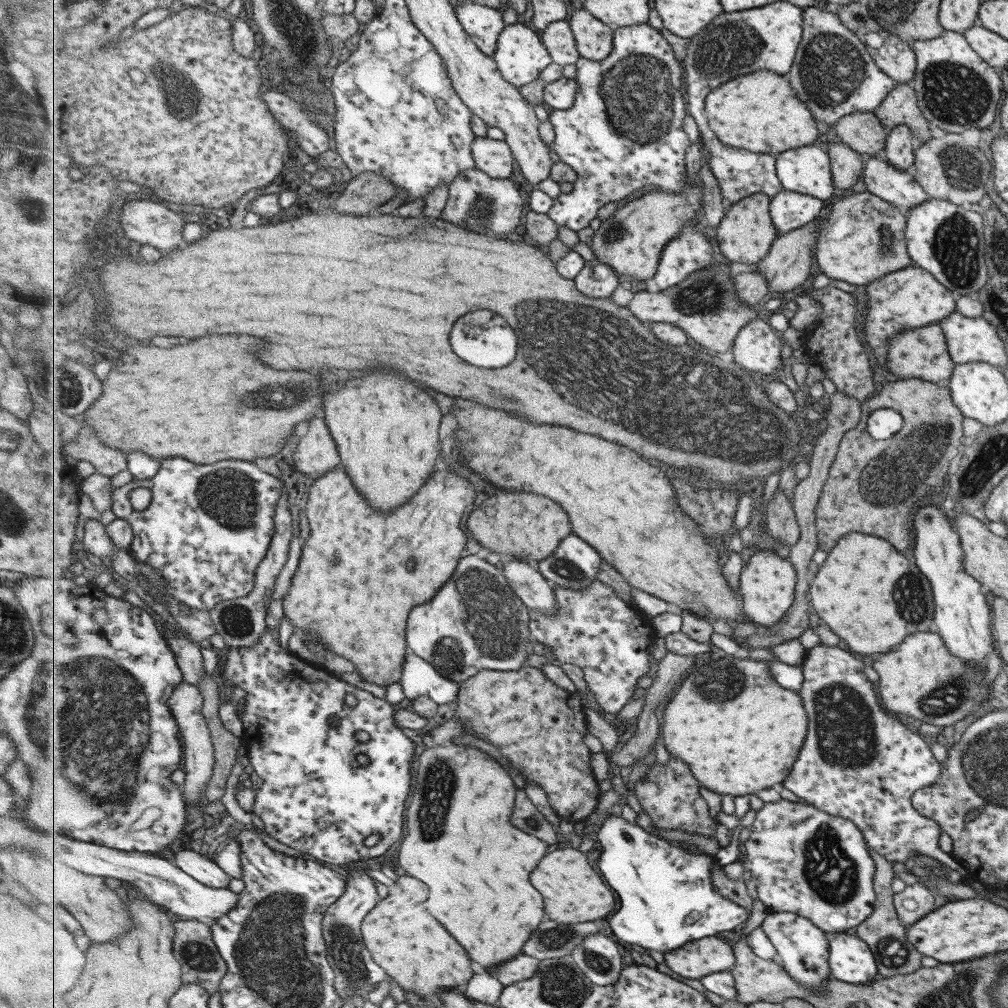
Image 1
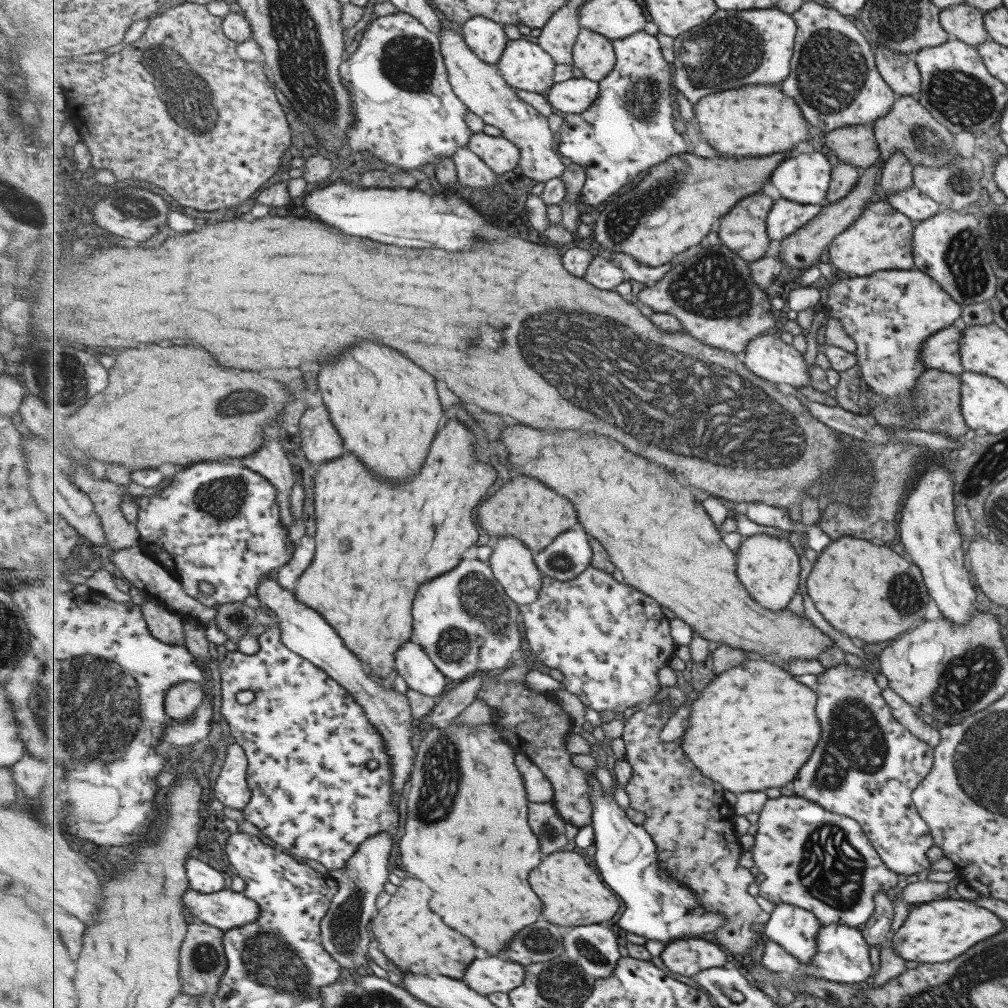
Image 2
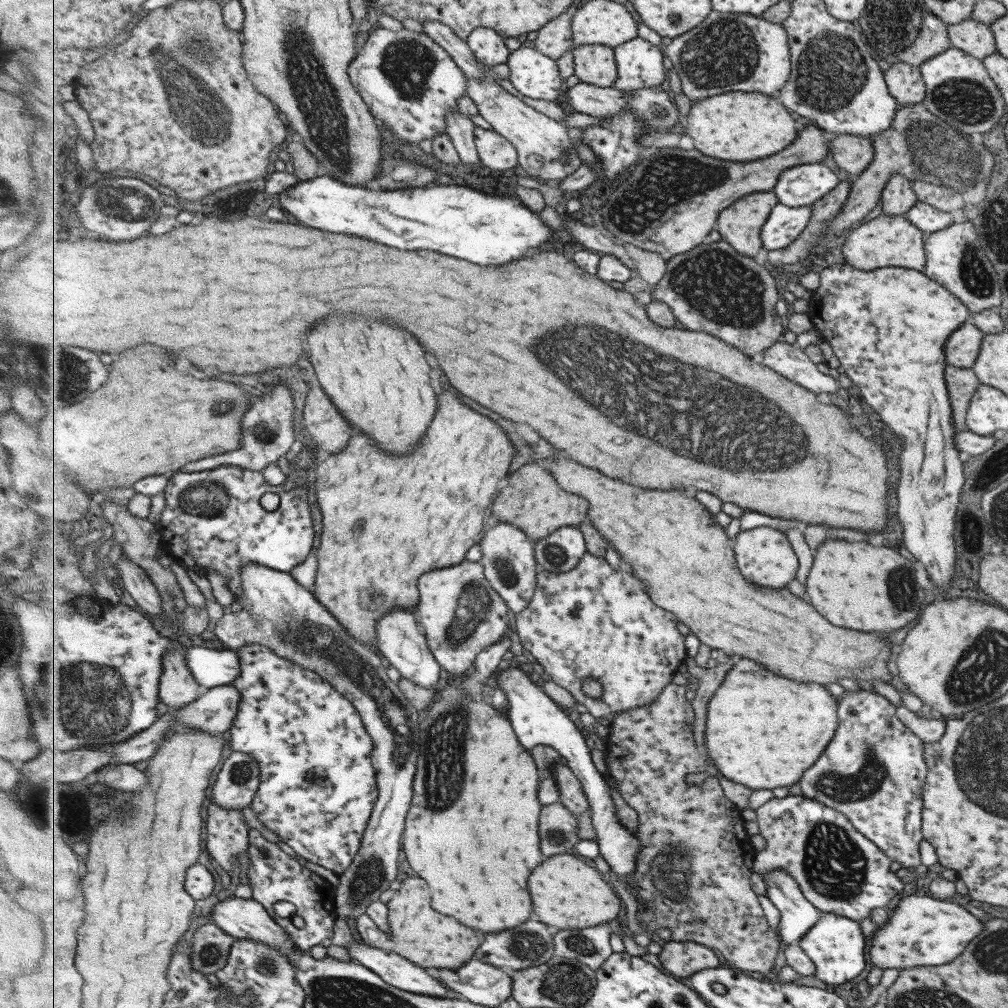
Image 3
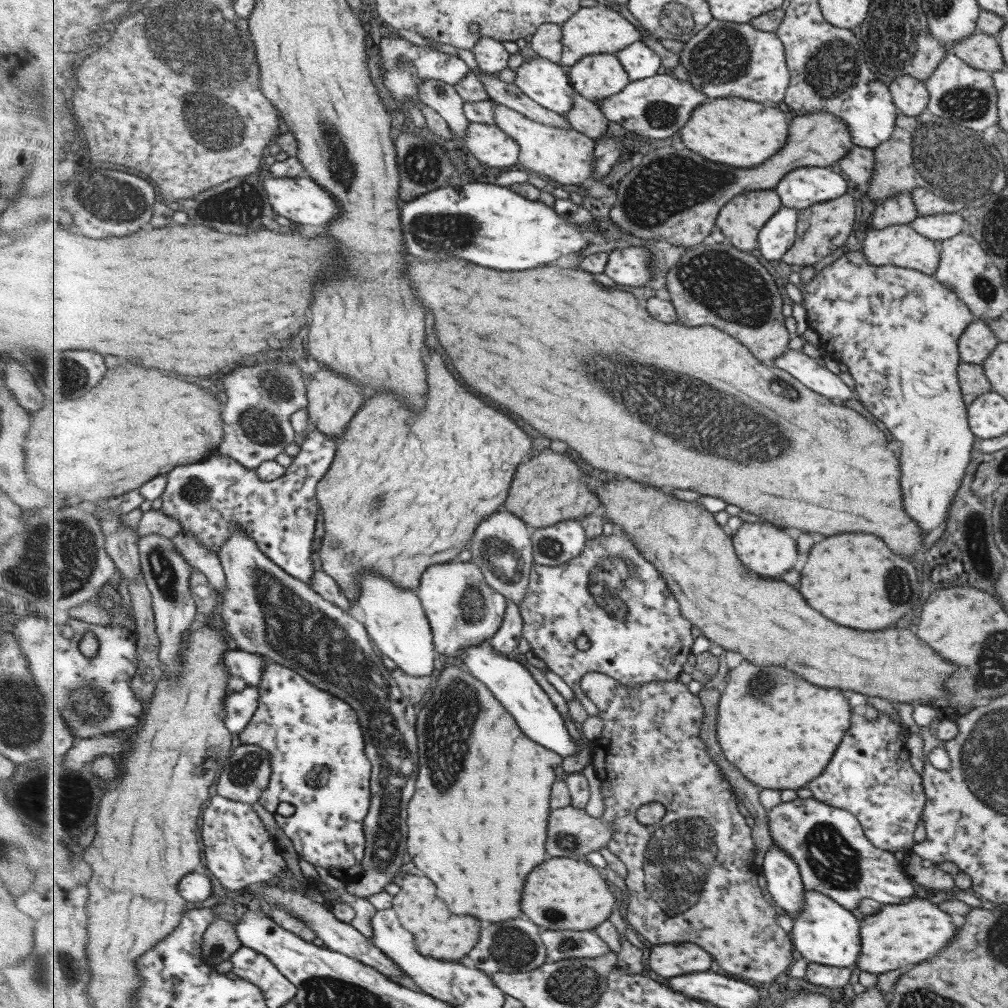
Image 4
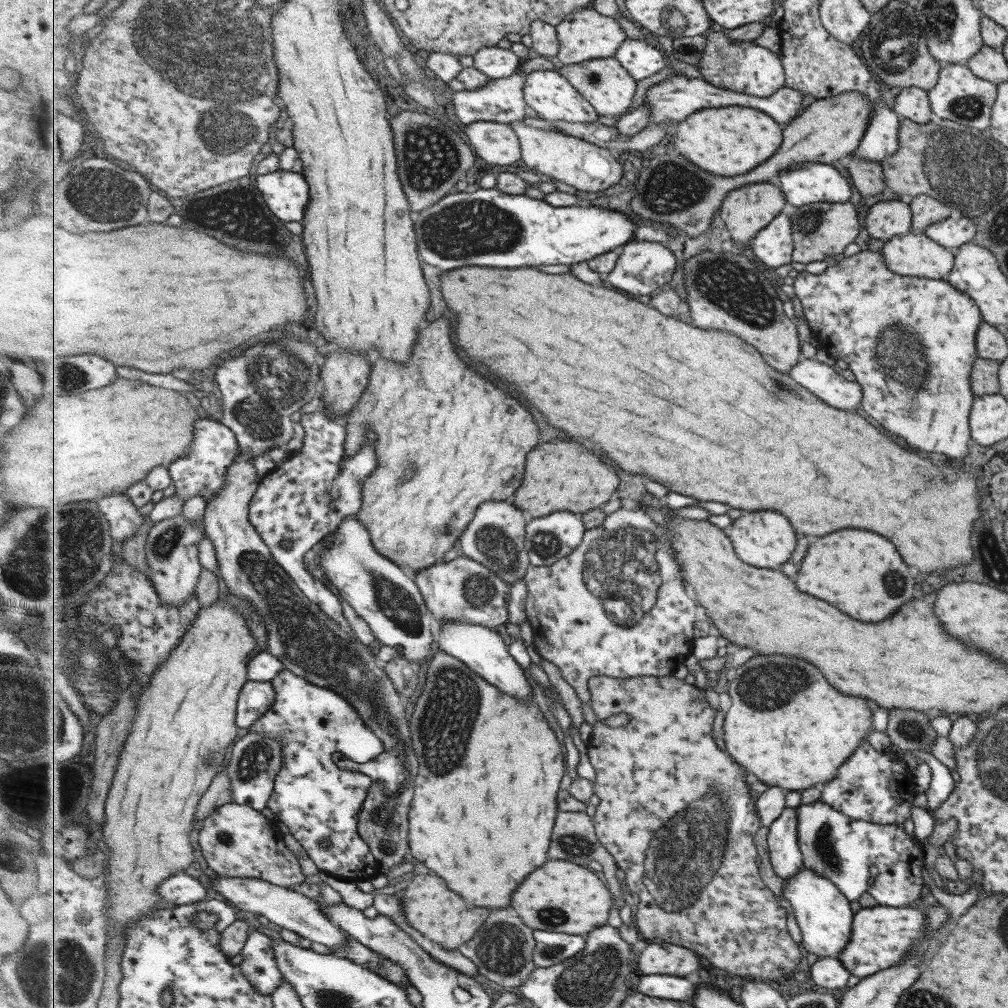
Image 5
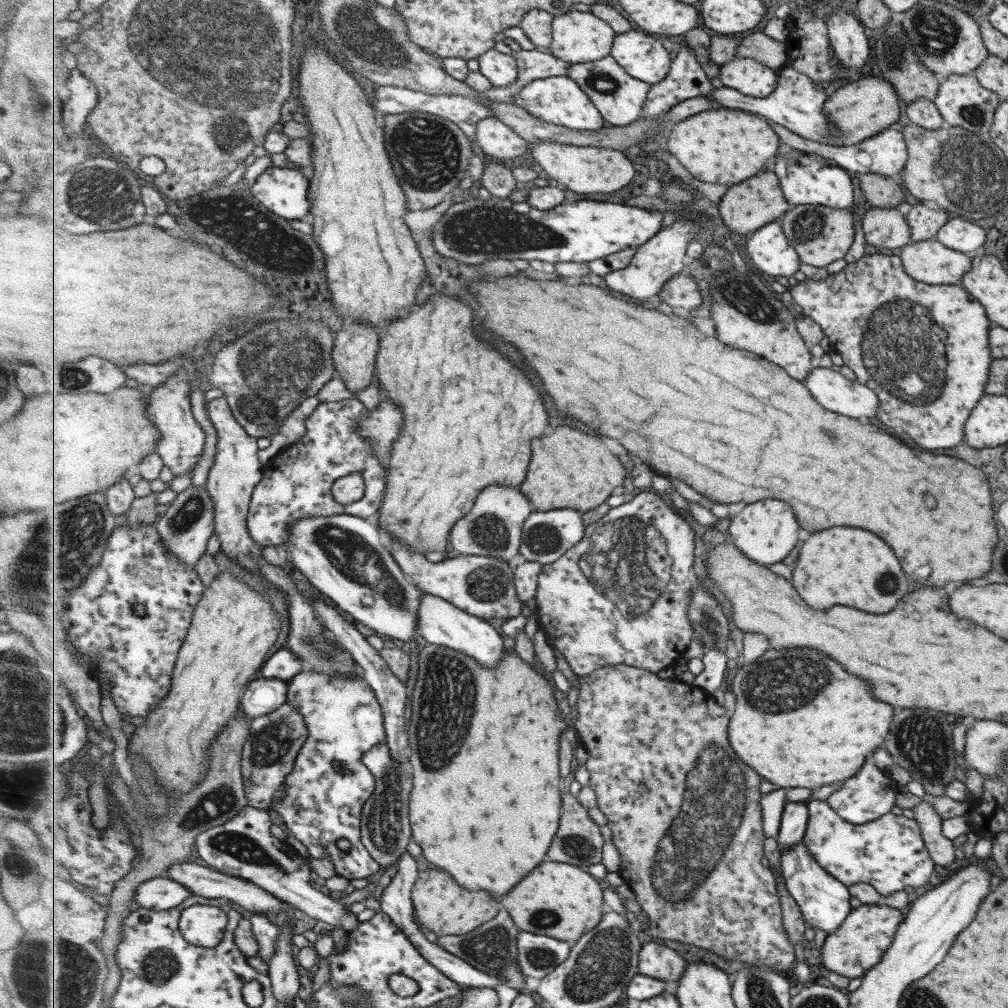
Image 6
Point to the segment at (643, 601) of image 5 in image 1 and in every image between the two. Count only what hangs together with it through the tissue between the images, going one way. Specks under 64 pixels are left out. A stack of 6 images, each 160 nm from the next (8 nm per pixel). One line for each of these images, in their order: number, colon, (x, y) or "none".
1: (597, 630)
2: (609, 640)
3: (595, 621)
4: (612, 593)

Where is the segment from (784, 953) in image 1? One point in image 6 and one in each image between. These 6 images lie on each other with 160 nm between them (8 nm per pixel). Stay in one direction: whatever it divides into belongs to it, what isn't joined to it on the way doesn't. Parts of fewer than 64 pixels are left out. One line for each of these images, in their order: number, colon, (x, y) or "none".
2: (793, 927)
3: (797, 913)
4: (784, 879)
5: (786, 856)
6: (796, 815)

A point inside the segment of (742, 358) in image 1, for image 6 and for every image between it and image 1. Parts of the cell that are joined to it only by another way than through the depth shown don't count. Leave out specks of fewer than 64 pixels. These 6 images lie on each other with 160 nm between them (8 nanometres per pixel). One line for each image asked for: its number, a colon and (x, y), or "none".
2: (768, 356)
3: (787, 359)
4: (797, 363)
5: (827, 385)
6: (839, 395)

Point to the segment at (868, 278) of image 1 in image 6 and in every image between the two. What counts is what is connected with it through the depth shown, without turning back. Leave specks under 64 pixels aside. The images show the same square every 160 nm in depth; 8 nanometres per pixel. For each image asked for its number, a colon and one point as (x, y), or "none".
2: (879, 238)
3: (885, 241)
4: (899, 245)
5: (913, 255)
6: (928, 261)

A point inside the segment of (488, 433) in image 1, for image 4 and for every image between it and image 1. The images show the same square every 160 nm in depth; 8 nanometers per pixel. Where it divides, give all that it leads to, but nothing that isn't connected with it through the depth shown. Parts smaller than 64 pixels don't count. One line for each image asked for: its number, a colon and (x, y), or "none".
2: (661, 538)
3: (668, 538)
4: (766, 619)

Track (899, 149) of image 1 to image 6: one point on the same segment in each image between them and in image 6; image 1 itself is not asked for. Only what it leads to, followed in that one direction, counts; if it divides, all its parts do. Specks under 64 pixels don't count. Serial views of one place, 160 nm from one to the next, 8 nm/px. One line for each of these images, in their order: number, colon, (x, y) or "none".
2: (896, 174)
3: (897, 197)
4: (899, 209)
5: (884, 220)
6: (883, 228)

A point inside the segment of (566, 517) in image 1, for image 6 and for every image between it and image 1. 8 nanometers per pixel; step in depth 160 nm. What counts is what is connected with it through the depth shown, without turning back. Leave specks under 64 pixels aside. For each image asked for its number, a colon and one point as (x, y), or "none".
2: (526, 508)
3: (534, 500)
4: (547, 490)
5: (561, 476)
6: (570, 468)

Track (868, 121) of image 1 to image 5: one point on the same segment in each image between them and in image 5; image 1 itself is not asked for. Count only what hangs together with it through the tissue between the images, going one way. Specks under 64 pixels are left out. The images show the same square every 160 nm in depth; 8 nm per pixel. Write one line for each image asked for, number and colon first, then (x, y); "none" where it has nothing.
2: (855, 145)
3: (852, 154)
4: (858, 164)
5: (867, 176)

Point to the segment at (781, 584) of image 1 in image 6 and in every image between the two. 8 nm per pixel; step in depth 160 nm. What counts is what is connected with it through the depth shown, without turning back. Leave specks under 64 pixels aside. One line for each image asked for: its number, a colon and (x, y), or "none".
2: (769, 567)
3: (765, 555)
4: (765, 548)
5: (764, 538)
6: (767, 532)

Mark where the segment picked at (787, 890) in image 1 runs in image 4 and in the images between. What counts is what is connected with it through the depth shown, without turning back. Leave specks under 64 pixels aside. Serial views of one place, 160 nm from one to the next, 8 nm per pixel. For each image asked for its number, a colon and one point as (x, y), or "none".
2: (805, 855)
3: (840, 871)
4: (836, 859)

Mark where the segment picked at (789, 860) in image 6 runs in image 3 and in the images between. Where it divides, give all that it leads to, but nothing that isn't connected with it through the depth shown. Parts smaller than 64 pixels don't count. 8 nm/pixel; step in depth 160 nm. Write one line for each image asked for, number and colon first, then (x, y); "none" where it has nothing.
3: (834, 943)
4: (824, 933)
5: (822, 912)

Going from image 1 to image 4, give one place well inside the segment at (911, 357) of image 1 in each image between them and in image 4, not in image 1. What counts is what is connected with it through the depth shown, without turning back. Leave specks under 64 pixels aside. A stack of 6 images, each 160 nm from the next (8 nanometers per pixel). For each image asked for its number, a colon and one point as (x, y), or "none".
2: (940, 351)
3: (961, 349)
4: (976, 342)

